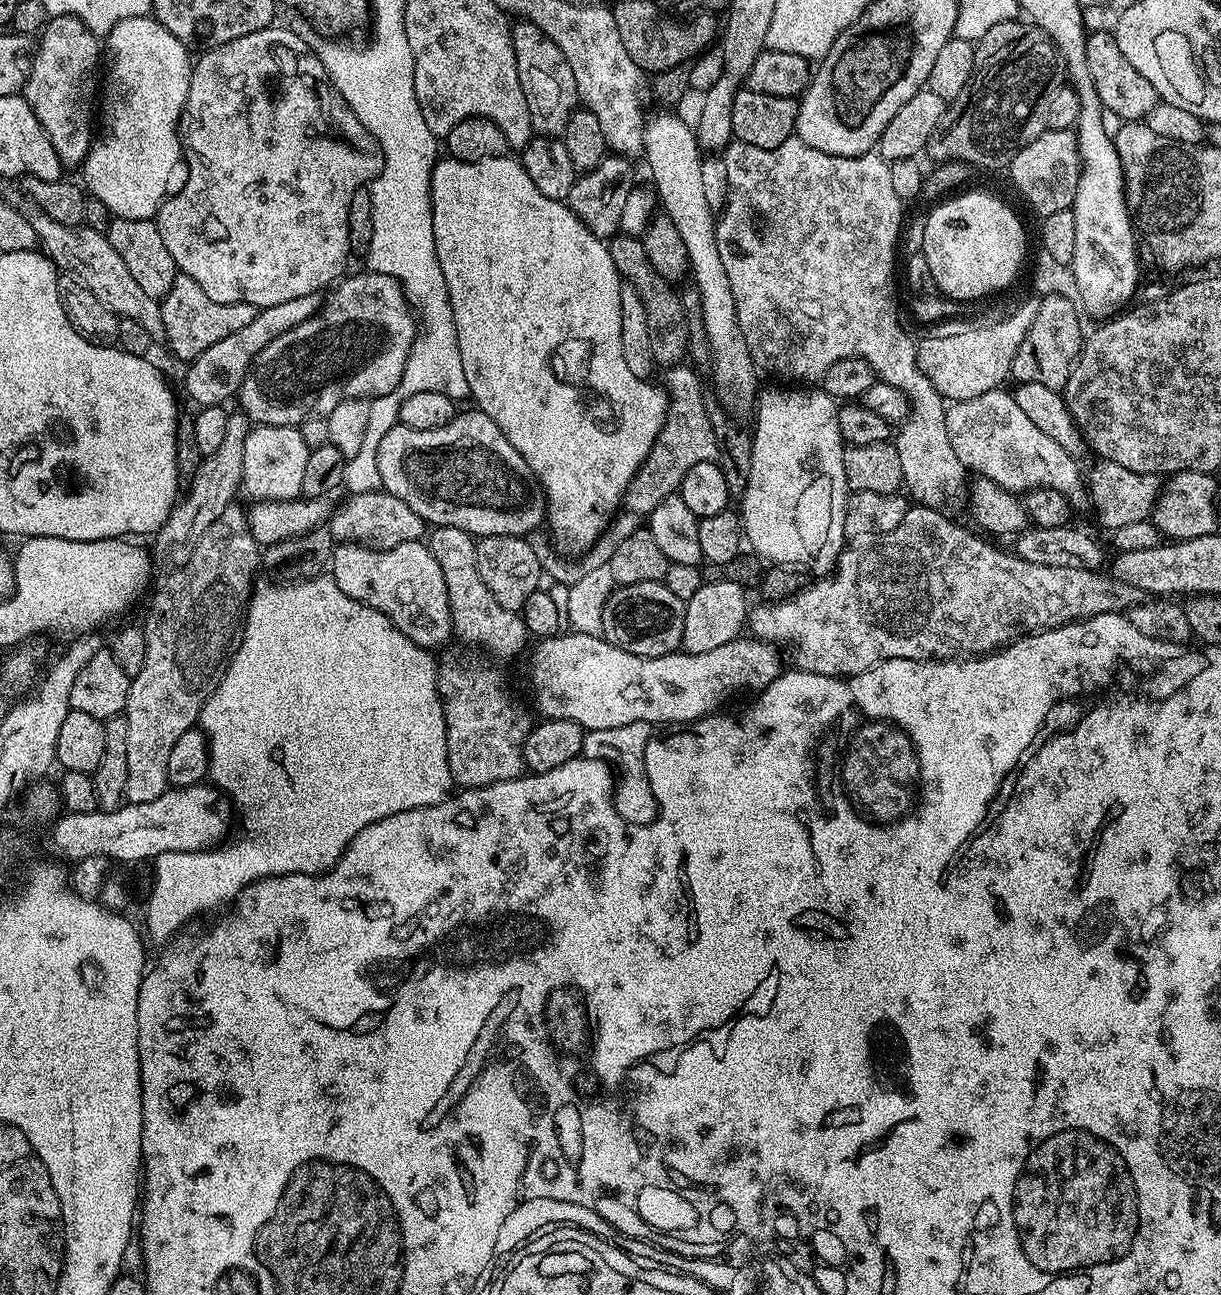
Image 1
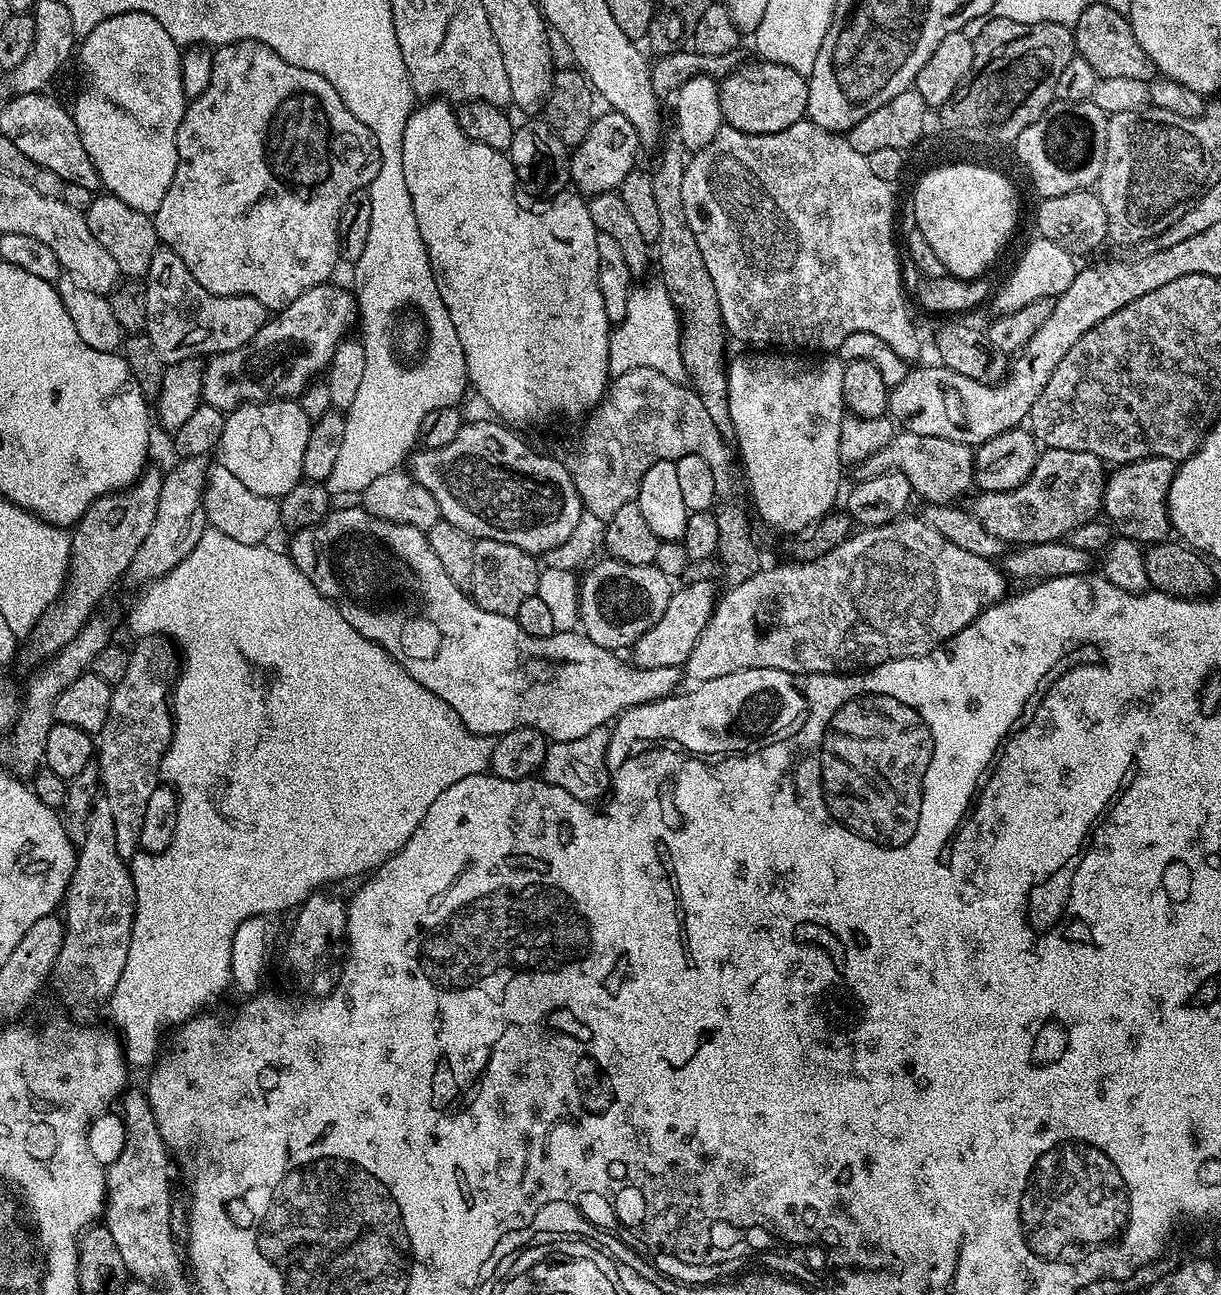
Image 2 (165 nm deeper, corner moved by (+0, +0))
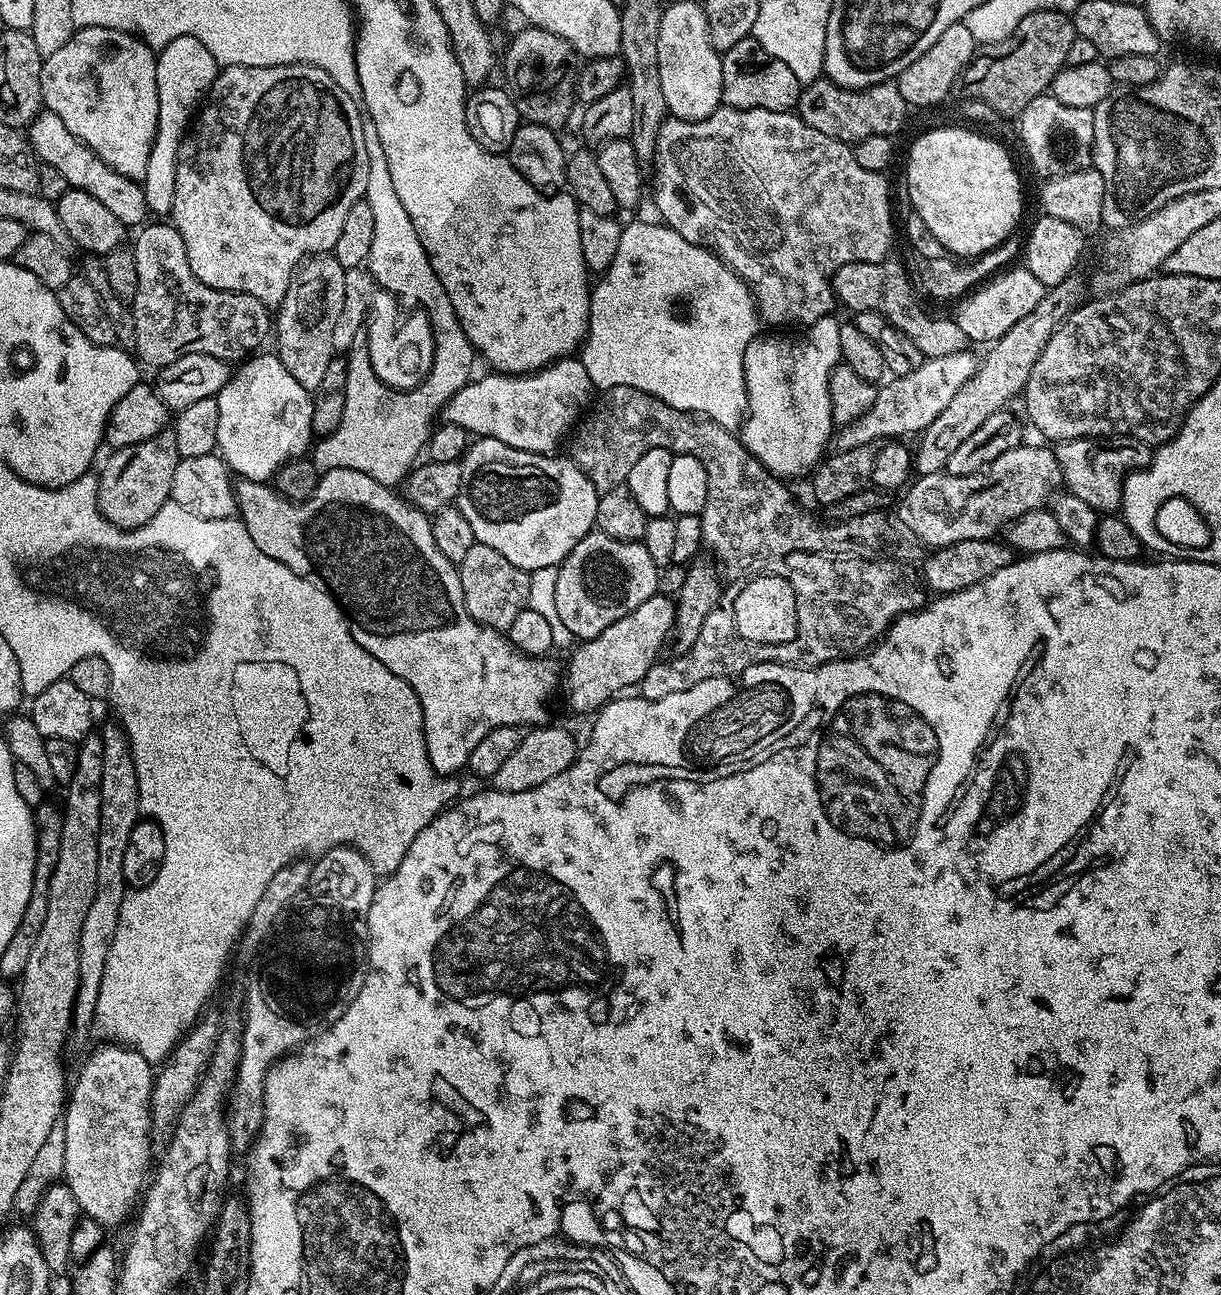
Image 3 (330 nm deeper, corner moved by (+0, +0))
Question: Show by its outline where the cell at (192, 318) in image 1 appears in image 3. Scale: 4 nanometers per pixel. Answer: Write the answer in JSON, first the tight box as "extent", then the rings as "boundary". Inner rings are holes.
{"extent":[130,222,274,370],"boundary":[[[148,222],[137,232],[140,233],[134,251],[138,290],[130,307],[136,327],[134,352],[141,365],[149,364],[153,370],[159,370],[186,354],[210,354],[219,360],[240,362],[255,353],[267,336],[269,339],[274,328],[270,309],[250,294],[206,286],[190,270],[186,242],[182,242],[182,234],[178,234],[173,224]]]}

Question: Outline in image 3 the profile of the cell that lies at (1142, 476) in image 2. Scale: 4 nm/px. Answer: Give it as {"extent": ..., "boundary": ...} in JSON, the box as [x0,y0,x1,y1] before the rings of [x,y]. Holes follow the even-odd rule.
{"extent":[1054,438,1153,514],"boundary":[[[1112,438],[1091,446],[1086,440],[1066,440],[1054,448],[1060,467],[1062,484],[1097,514],[1116,514],[1121,511],[1120,499],[1124,493],[1122,477],[1126,470],[1139,470],[1152,463],[1153,449],[1131,438]]]}

